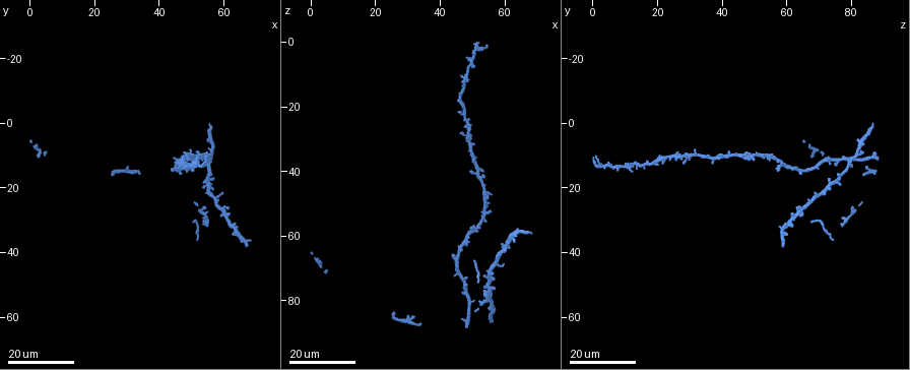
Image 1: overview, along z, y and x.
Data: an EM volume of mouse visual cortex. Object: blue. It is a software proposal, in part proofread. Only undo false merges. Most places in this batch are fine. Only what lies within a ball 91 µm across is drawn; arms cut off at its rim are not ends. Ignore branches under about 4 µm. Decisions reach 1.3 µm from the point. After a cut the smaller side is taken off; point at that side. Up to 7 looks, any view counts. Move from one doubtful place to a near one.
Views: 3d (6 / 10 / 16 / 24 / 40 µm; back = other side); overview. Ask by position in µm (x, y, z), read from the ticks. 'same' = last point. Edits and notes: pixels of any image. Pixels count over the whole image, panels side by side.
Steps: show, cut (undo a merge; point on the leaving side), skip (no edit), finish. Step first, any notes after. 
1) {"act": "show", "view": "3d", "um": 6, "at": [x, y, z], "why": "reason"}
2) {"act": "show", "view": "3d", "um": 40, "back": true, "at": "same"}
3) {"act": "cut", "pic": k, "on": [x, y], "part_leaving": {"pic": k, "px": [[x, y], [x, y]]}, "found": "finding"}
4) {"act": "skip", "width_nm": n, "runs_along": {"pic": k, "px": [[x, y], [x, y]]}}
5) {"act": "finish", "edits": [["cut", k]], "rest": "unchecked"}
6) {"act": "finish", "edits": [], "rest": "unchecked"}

{"act": "show", "view": "3d", "um": 24, "at": [58.0, 25.0, 66.5]}

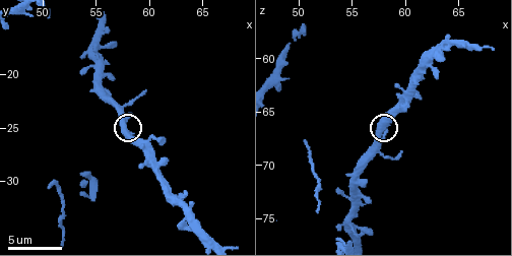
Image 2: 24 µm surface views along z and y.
{"act": "show", "view": "3d", "um": 10, "at": [57.8, 25.4, 66.2]}

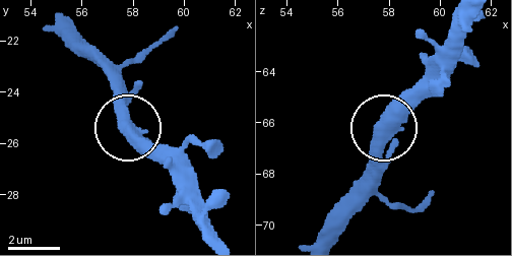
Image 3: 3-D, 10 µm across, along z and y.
{"act": "skip", "width_nm": 500, "found": "one neuron here"}

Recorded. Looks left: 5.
{"act": "show", "view": "3d", "um": 24, "at": [56.0, 13.0, 79.0]}

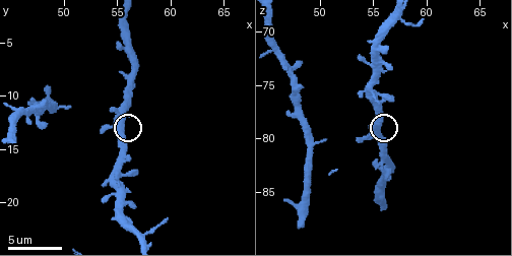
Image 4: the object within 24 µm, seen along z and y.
{"act": "show", "view": "3d", "um": 10, "at": [55.4, 12.8, 79.0], "why": "zoom in"}

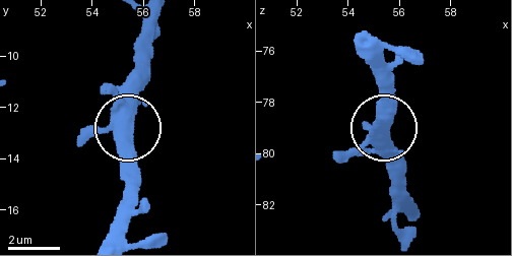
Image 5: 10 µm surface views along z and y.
{"act": "skip", "side_arm_um": 15, "found": "one neuron here"}

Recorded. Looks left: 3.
{"act": "show", "view": "3d", "um": 24, "at": [46.0, 14.5, 66.5]}

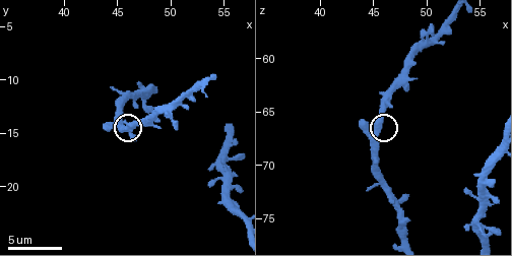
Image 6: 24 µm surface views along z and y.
{"act": "show", "view": "3d", "um": 6, "at": "same", "why": "zoom in"}

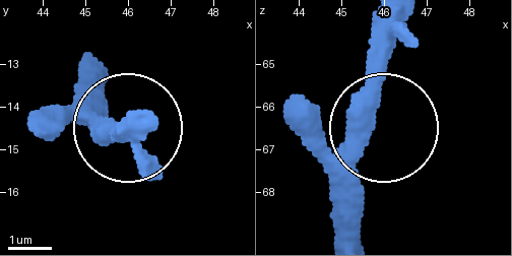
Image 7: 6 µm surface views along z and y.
{"act": "show", "view": "3d", "um": 6, "back": true, "at": "same"}

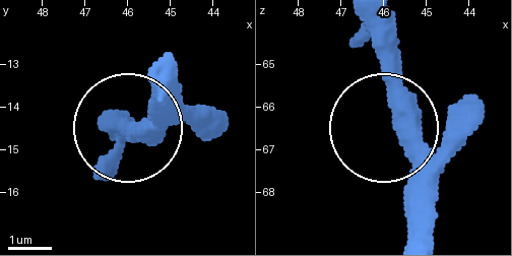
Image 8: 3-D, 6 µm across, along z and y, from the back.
{"act": "skip", "width_nm": 430, "runs_along": {"pic": 8, "px": [[403, 125], [396, 19]]}, "found": "continuous, no second neuron"}

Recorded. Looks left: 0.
{"act": "finish", "edits": [], "rest": "unchecked"}

